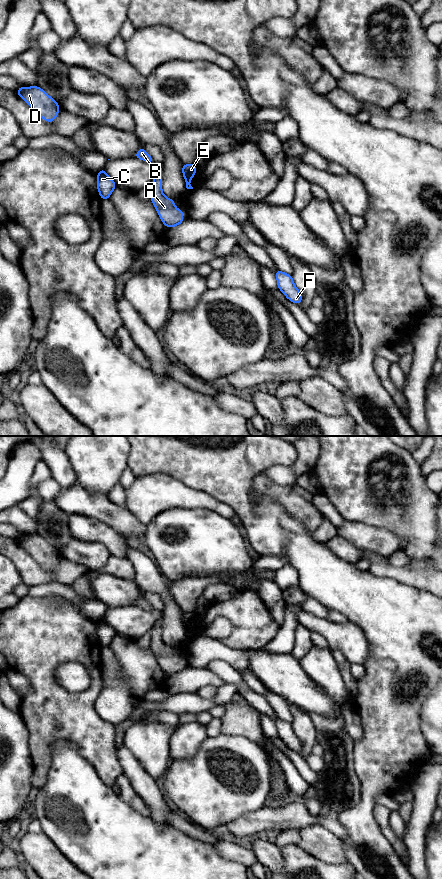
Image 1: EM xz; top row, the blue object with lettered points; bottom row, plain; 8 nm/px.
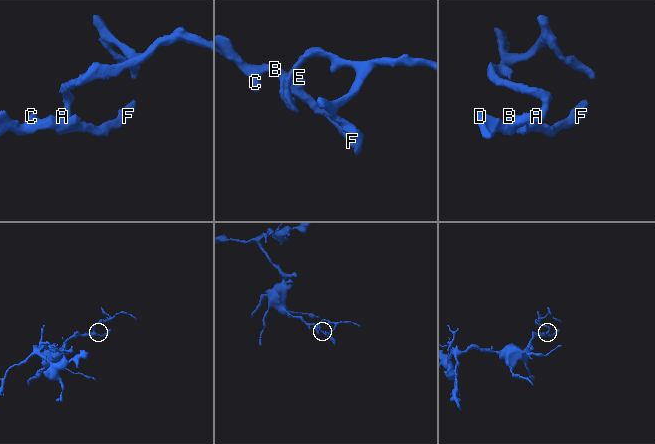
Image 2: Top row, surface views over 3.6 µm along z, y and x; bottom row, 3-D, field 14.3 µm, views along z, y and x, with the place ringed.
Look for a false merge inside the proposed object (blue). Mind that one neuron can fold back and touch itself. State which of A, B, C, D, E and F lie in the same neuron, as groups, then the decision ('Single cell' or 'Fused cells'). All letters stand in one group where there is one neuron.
Groups: A B C D E F. Single cell

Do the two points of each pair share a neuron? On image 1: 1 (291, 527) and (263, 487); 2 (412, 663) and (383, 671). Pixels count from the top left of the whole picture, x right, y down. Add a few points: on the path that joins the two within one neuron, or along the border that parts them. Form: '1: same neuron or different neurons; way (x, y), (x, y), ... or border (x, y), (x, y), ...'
1: different neurons; border (251, 485), (253, 496), (275, 499), (288, 514)
2: same neuron; way (405, 663), (403, 665), (396, 665), (390, 671)

